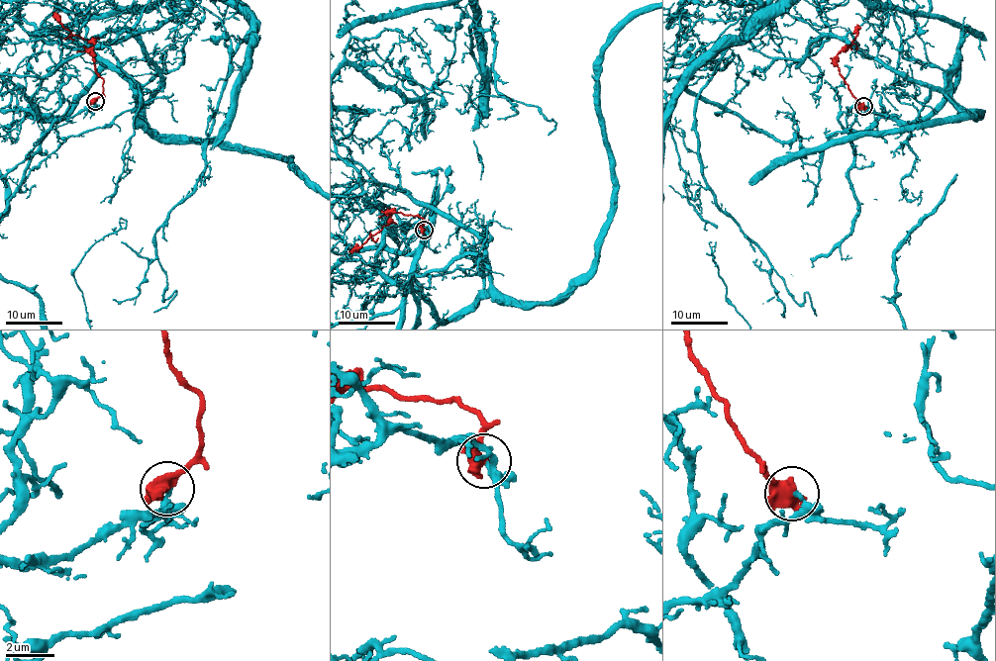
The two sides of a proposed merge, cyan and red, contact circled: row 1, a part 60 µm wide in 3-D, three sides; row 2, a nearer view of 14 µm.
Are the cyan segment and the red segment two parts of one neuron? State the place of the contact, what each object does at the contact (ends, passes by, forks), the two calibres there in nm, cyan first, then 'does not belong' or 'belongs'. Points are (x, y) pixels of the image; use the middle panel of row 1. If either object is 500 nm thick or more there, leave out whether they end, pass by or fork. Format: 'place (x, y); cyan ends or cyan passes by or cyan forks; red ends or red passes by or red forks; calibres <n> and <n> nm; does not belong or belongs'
place (424, 230); calibres 180 and 550 nm; belongs

